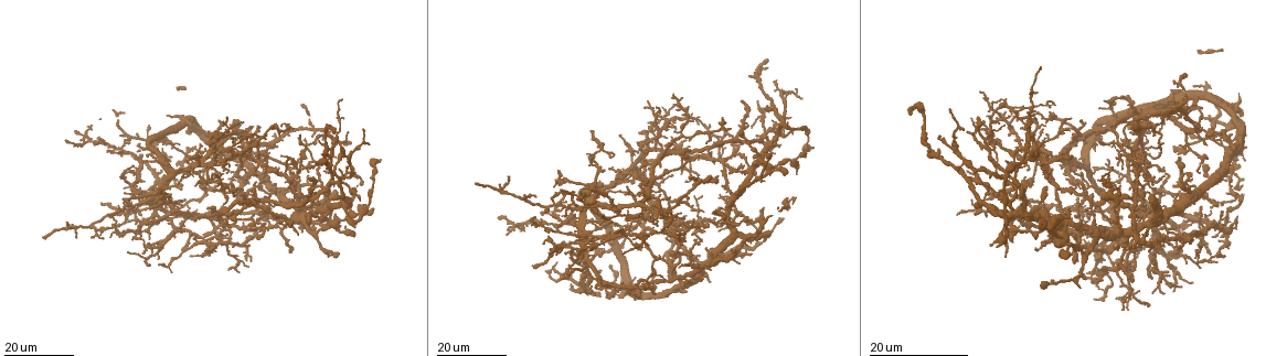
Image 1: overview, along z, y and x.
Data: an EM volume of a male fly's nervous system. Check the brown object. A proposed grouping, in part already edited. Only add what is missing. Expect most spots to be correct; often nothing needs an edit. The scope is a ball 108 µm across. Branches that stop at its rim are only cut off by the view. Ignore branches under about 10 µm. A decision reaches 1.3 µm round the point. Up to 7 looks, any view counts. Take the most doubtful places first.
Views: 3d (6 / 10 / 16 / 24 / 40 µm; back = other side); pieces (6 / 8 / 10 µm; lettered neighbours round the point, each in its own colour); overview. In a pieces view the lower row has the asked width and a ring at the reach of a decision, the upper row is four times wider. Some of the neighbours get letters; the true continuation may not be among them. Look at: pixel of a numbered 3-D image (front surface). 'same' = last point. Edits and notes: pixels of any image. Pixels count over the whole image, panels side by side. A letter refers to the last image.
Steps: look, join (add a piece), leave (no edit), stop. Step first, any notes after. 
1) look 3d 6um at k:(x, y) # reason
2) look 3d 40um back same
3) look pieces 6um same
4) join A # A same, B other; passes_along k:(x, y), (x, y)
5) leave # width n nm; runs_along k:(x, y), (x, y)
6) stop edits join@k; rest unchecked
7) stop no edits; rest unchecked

look 3d 24um at 1:(497, 216) # long arm stops here

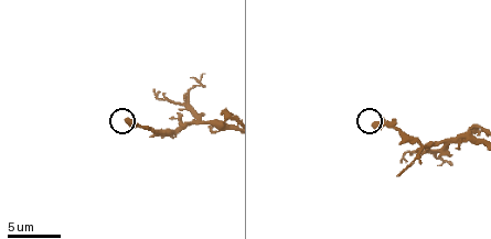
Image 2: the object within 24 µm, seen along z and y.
look pieces 6um at 2:(128, 120) # see the neighbours

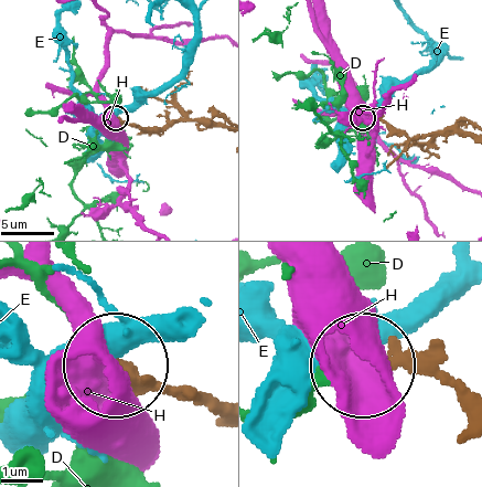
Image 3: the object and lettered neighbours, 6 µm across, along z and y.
leave # D other, E other, H other; runs_along 3:(460, 391), (368, 363); no lettered piece goes on from it

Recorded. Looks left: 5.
look 3d 16um at 1:(637, 178) # tapers out

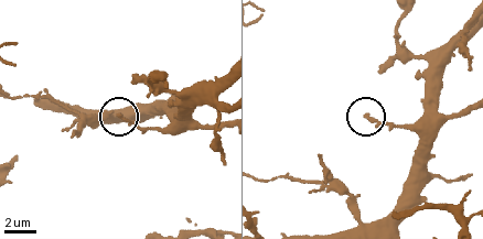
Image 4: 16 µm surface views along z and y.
look pieces 6um at 4:(120, 116) # see the neighbours

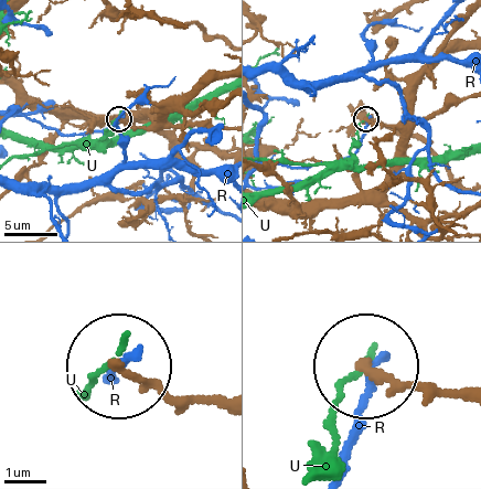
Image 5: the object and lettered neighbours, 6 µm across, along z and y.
leave # R other, U other; runs_along 5:(216, 394), (174, 394), (125, 365); none of them fits

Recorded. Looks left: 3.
look 3d 16um at 1:(1128, 124) # tapers out

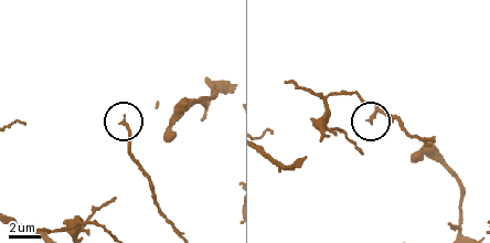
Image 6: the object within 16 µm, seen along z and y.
look pieces 10um at 6:(370, 122) # see the neighbours

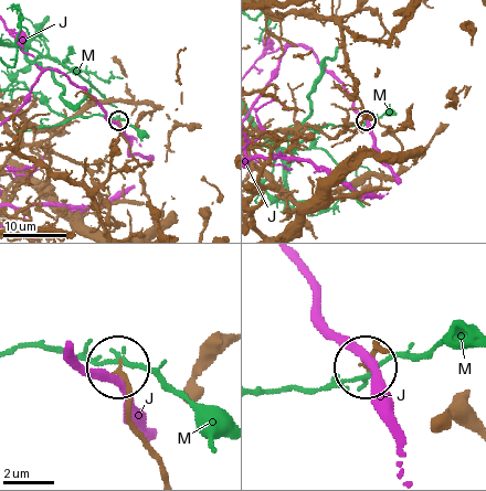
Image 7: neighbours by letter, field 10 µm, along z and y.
leave # J other, M other; no lettered piece goes on from it

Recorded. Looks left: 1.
stop no edits; rest unchecked

